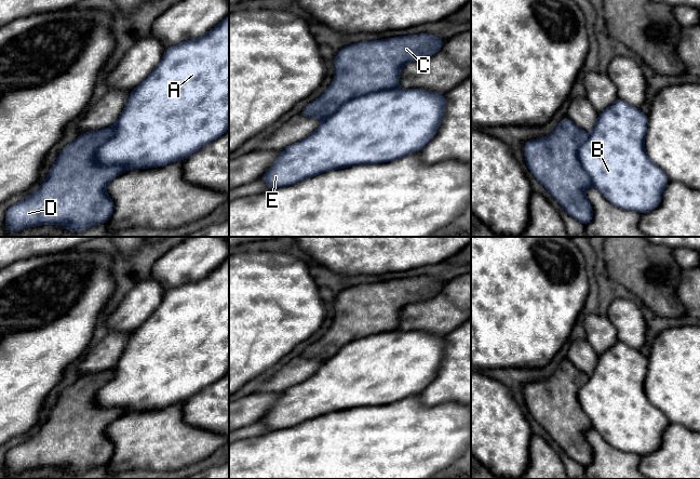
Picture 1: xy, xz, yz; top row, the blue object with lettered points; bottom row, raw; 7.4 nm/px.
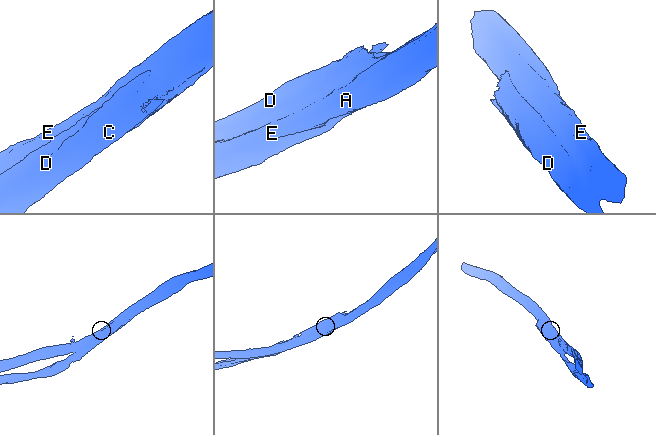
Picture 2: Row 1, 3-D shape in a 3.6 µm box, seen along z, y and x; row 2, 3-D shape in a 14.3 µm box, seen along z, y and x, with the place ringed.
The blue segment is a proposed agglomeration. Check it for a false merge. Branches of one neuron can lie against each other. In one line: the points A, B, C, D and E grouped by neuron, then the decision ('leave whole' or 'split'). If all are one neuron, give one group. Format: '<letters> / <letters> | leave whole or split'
A B E / C D | split

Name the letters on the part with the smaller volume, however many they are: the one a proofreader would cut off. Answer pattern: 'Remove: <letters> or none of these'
Remove: C, D

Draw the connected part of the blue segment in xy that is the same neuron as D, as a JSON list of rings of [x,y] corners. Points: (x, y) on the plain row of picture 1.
[[[115,367],[103,372],[80,376],[58,397],[46,421],[26,441],[14,445],[5,454],[6,471],[11,475],[27,469],[53,466],[70,474],[81,474],[106,466],[111,460],[115,444],[106,435],[109,424],[125,413],[123,408],[102,408],[96,402],[97,391],[115,376]]]

